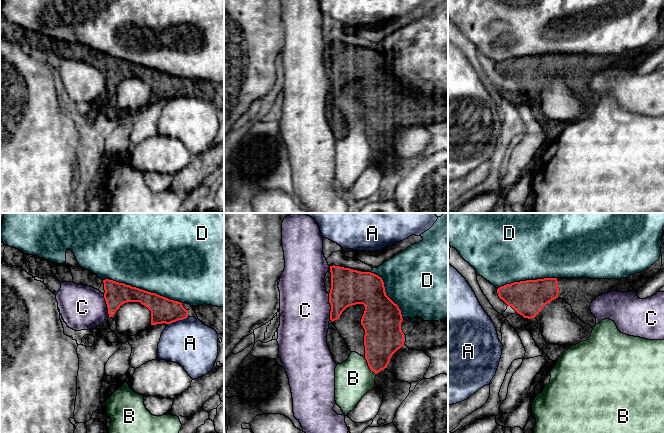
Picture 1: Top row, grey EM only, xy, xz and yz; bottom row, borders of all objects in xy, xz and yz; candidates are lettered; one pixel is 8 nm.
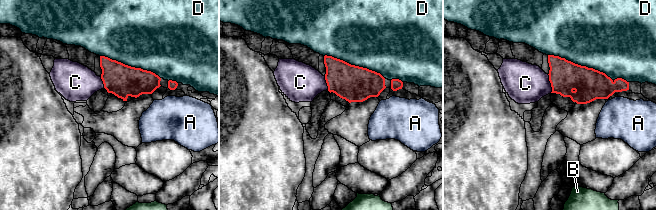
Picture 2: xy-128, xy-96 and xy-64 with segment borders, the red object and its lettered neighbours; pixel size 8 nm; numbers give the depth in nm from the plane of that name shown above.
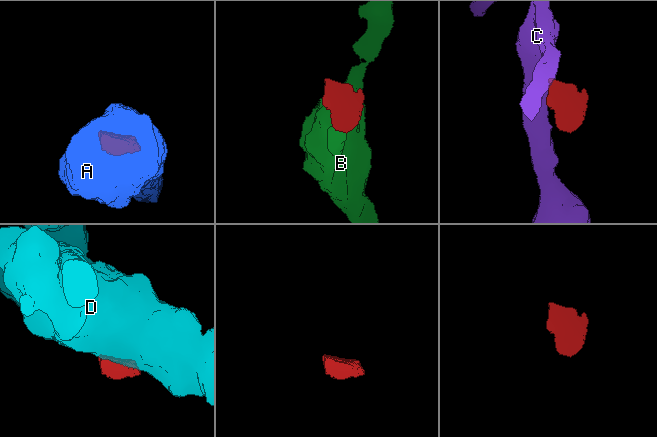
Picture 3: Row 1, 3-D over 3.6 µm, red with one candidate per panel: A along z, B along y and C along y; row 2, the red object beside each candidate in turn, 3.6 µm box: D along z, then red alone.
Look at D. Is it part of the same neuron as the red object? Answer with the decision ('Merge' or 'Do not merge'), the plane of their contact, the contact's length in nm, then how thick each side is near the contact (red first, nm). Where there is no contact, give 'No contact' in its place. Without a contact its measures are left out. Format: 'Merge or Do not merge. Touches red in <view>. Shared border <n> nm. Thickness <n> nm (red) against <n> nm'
Do not merge. Touches red in xy. Shared border 650 nm. Thickness 200 nm (red) against 500 nm

